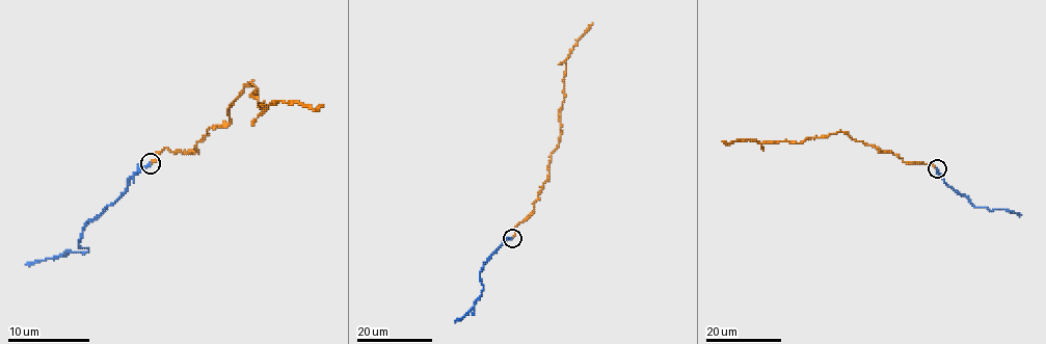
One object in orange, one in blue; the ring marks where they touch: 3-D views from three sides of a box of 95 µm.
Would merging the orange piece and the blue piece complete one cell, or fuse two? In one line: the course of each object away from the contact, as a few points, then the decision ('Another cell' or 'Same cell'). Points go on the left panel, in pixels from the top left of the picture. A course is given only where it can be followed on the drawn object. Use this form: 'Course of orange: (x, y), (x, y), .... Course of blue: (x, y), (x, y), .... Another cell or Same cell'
Course of orange: (150, 162), (166, 148), (196, 152), (211, 127), (230, 121), (234, 101), (251, 82), (262, 107), (323, 105). Course of blue: (150, 164), (95, 219), (88, 219), (78, 245), (88, 249), (84, 254), (63, 252), (25, 264). Same cell

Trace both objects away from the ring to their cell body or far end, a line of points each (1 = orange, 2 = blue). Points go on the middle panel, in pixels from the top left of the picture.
1: (512, 238), (548, 180), (561, 132), (566, 59), (592, 23)
2: (512, 238), (507, 238), (486, 261), (479, 276), (483, 289), (482, 294), (454, 322)

